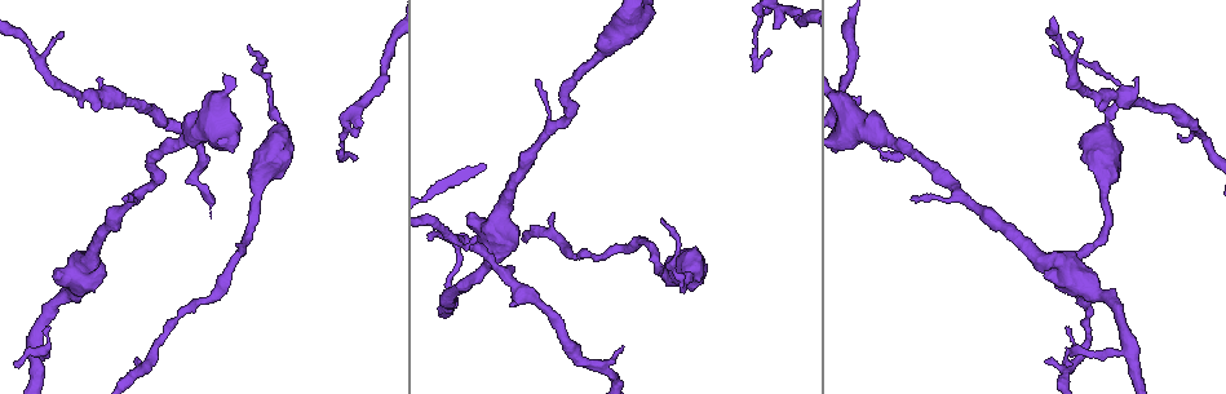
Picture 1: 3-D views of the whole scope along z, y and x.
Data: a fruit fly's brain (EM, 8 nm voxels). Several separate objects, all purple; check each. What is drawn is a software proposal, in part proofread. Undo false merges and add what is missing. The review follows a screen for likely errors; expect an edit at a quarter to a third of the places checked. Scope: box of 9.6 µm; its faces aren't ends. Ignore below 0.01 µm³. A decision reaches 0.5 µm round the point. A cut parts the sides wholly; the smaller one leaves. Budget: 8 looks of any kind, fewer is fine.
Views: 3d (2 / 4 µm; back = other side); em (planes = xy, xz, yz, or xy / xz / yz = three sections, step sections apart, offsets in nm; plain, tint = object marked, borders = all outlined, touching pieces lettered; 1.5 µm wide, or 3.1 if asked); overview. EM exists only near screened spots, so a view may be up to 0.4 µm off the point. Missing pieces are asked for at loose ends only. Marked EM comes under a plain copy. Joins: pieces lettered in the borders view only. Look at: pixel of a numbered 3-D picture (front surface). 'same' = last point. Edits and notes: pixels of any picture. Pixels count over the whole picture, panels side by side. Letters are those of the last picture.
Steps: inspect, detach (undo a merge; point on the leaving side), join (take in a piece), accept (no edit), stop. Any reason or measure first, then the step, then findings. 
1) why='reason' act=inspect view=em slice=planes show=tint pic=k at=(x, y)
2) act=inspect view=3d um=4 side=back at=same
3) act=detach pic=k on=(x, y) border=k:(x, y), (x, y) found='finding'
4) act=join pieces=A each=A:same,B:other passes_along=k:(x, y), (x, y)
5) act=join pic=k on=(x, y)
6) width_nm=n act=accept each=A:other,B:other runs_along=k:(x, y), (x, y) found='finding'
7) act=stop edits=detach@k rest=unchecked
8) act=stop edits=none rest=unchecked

why='three-way junction' act=inspect view=em slice=xz step=8 show=borders pic=1 at=(39, 345)

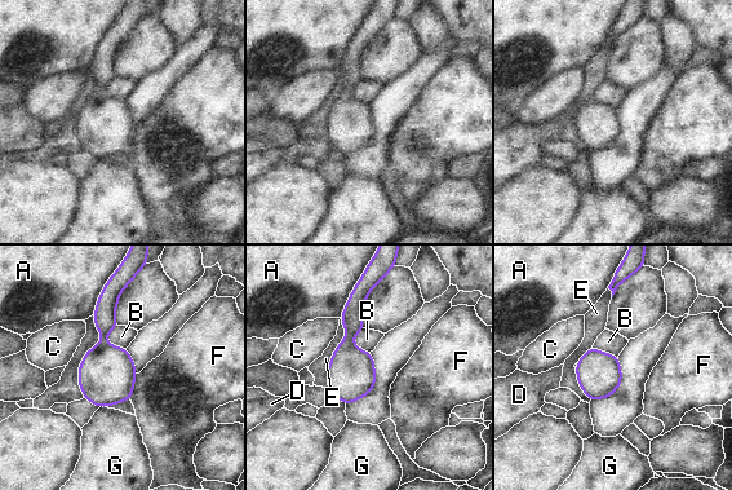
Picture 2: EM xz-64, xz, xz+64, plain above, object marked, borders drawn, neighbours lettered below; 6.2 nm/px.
act=accept each=A:other,B:other,C:other,D:other,E:other,F:other,G:other border=2:(136, 374), (133, 393), (129, 398) found='all the same neuron'

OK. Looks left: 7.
why='free end' act=inspect view=3d um=2 pic=1 at=(123, 197)

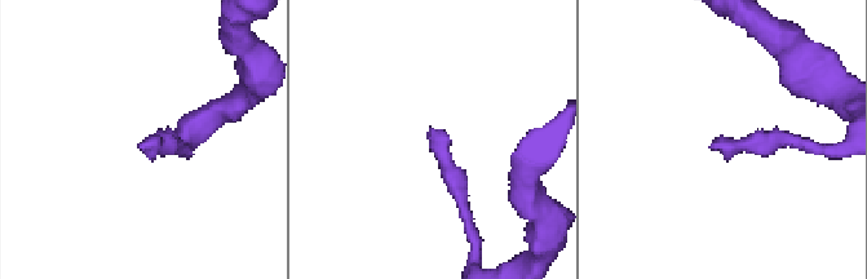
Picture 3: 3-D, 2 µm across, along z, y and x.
act=inspect view=em slice=xy step=4 show=borders pic=3 at=(711, 147)

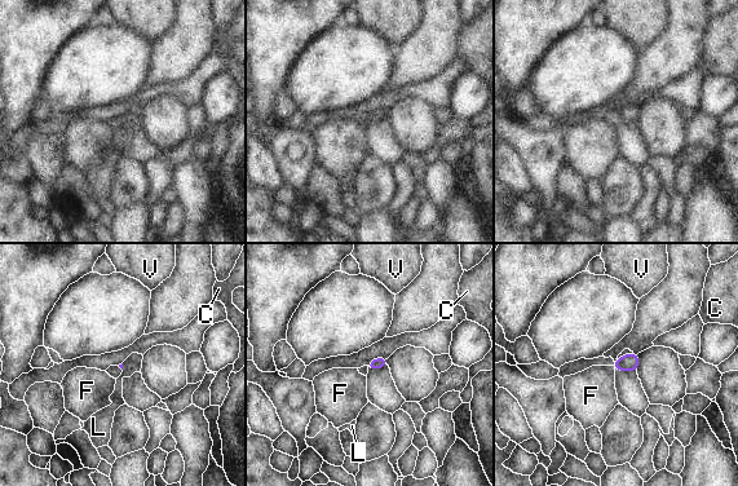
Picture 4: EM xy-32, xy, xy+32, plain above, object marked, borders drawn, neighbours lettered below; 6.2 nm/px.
act=inspect view=em slice=planes show=borders at=same

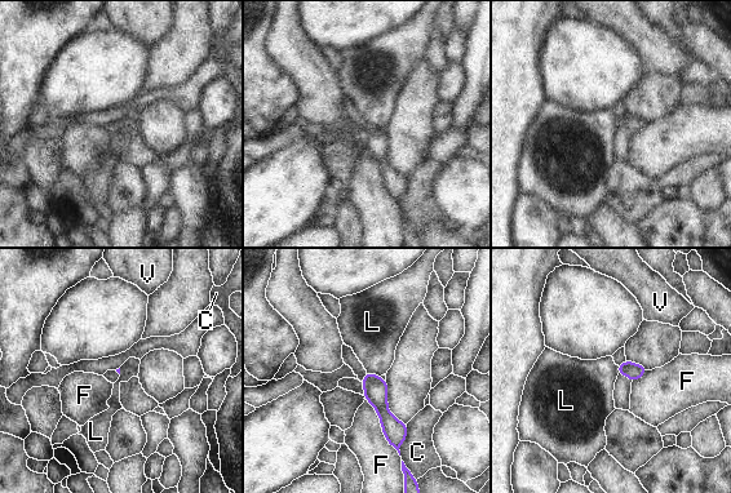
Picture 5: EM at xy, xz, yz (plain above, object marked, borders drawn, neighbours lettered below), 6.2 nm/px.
longest_contact=F:500nm act=accept each=C:other,F:other,L:other,V:other found='none of them fits'

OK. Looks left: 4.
why='an open end' act=inspect view=3d um=4 pic=1 at=(474, 239)

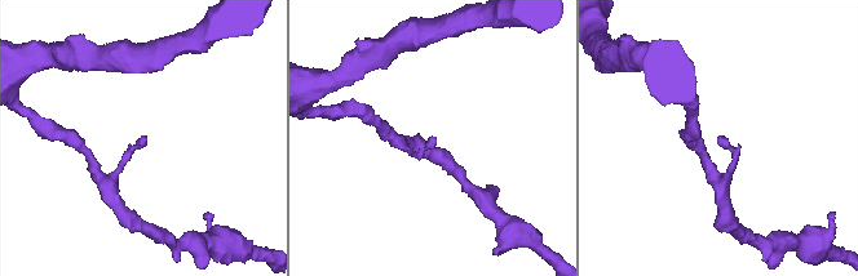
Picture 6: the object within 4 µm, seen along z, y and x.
act=inspect view=em slice=planes show=borders pic=6 at=(721, 138)

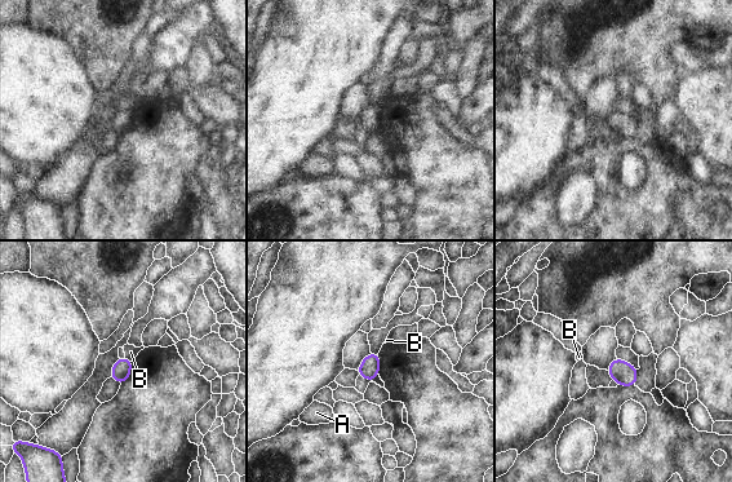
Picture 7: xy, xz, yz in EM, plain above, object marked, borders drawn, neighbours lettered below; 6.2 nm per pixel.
width_nm=120 act=accept each=A:other,B:other border=7:(124, 357), (131, 361) found='none of them fits'

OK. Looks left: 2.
act=stop edits=none rest=unchecked

